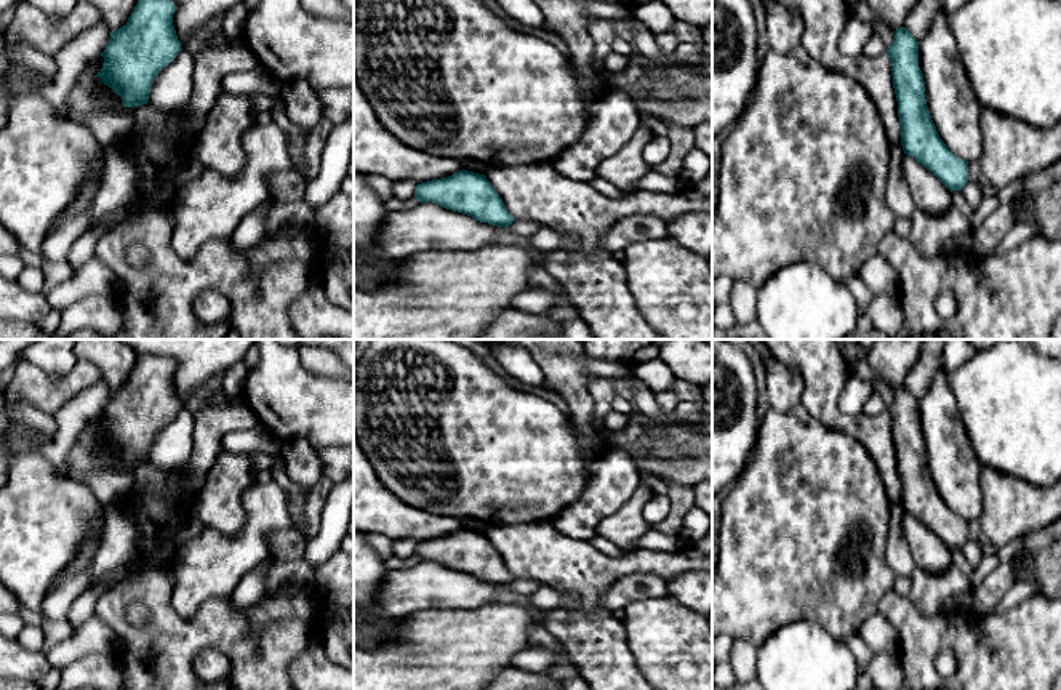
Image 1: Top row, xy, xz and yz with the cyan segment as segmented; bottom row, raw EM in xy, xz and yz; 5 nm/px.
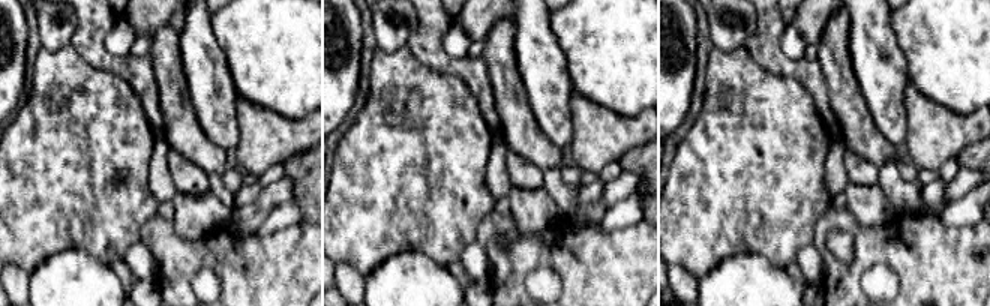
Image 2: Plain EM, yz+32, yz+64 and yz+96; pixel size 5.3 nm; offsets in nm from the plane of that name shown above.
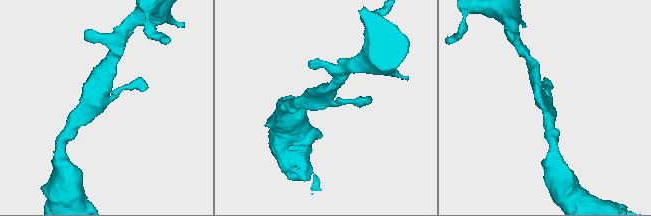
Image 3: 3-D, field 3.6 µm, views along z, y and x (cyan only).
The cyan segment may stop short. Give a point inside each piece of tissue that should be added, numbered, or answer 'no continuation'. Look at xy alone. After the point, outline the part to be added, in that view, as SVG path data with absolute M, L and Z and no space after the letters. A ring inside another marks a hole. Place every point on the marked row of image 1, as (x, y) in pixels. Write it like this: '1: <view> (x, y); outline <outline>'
no continuation

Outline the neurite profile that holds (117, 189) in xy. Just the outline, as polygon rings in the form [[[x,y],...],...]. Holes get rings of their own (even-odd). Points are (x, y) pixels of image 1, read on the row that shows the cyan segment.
[[[125,139],[104,147],[104,155],[101,189],[90,210],[64,221],[58,232],[43,242],[45,263],[67,261],[69,250],[77,239],[90,232],[104,216],[123,210],[136,197],[138,170],[126,154]]]

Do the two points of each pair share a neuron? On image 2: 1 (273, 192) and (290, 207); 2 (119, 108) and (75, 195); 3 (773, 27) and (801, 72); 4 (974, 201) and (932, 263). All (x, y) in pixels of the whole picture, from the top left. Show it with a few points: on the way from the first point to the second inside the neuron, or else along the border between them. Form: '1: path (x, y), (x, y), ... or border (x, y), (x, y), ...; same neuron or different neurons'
1: border (291, 198), (278, 204), (260, 227); different neurons
2: path (98, 129), (80, 147), (75, 156), (75, 174); same neuron
3: path (773, 41), (773, 51), (788, 66); same neuron
4: border (938, 216), (947, 225), (974, 225); different neurons

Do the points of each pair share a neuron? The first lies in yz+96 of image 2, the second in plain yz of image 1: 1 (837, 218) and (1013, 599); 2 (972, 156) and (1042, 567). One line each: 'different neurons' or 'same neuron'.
1: different neurons
2: same neuron

